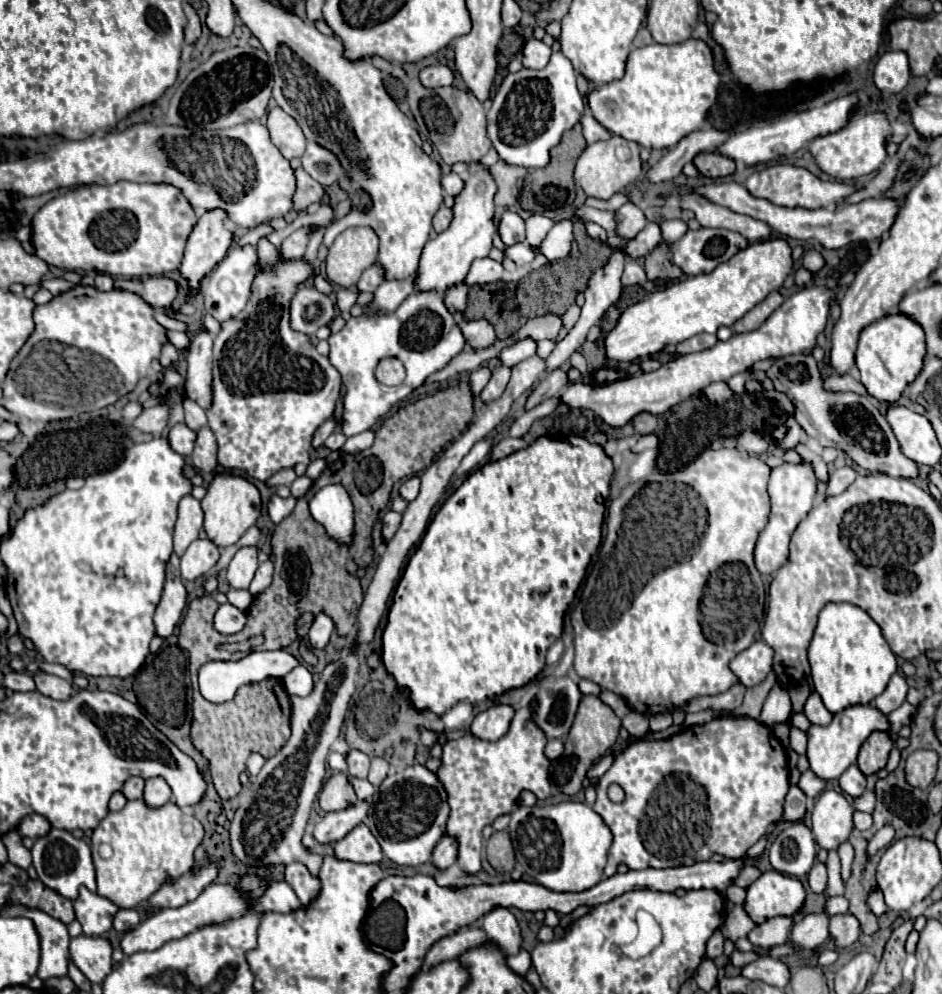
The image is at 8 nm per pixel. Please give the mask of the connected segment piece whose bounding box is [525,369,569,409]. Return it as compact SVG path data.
M555 369L551 371L549 375L545 375L531 391L531 395L527 397L527 403L525 403L525 409L533 409L535 405L539 405L541 401L545 401L547 397L553 397L553 395L559 395L565 387L567 387L567 373L561 371L561 369Z

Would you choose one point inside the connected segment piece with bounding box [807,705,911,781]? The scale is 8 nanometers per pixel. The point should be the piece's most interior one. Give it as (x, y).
(831, 749)

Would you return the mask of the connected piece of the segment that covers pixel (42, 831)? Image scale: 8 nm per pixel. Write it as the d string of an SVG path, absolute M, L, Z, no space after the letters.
M33 813L33 815L27 815L19 827L17 827L19 835L21 837L31 837L31 839L39 839L39 837L45 837L49 831L51 831L51 823L39 815L39 813Z

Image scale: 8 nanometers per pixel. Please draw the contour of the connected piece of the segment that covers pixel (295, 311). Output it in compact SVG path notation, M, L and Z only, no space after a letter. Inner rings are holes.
M301 287L291 301L291 327L309 337L335 317L335 301L315 287Z

